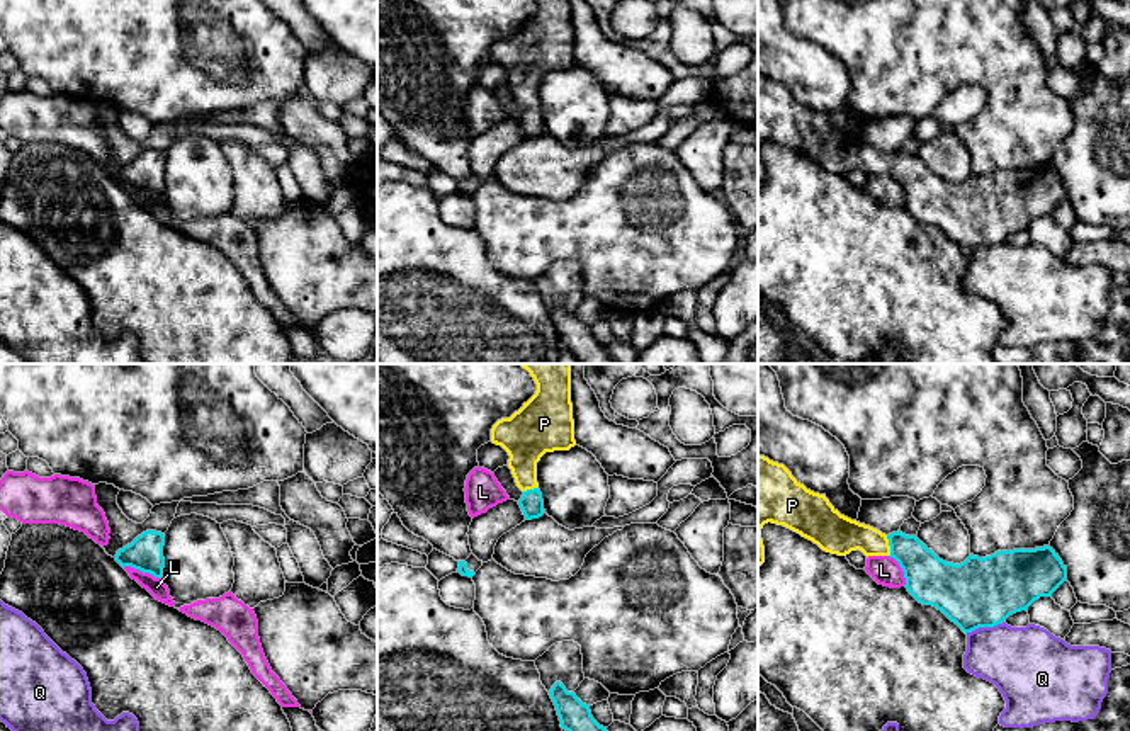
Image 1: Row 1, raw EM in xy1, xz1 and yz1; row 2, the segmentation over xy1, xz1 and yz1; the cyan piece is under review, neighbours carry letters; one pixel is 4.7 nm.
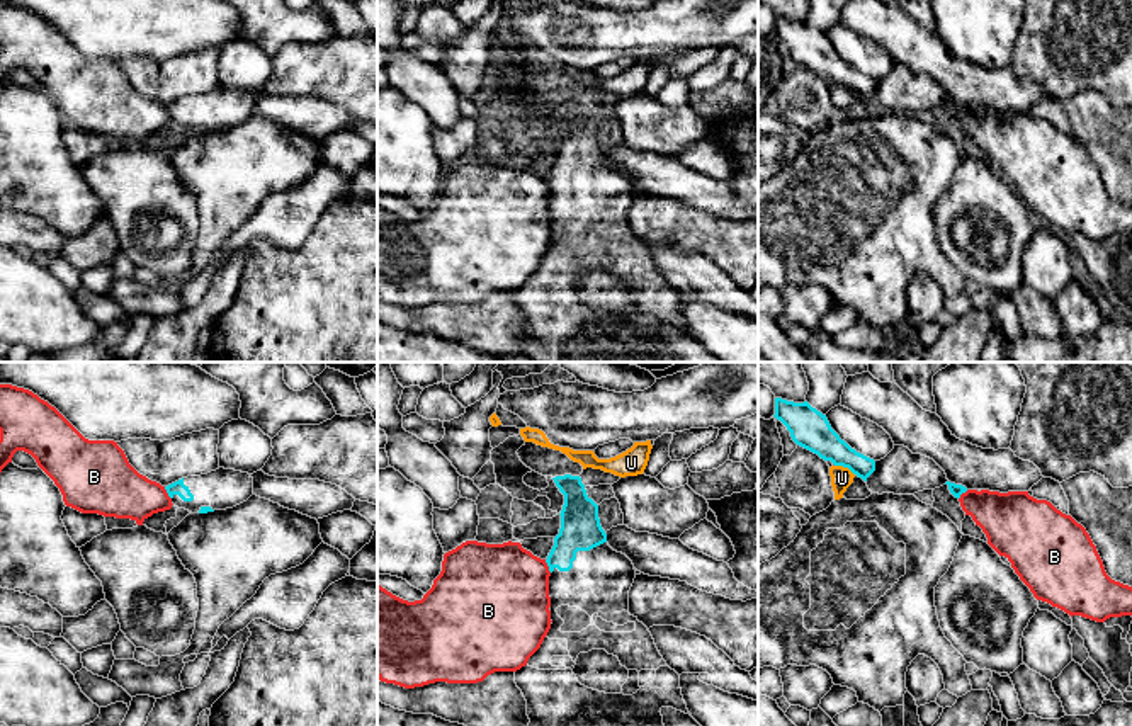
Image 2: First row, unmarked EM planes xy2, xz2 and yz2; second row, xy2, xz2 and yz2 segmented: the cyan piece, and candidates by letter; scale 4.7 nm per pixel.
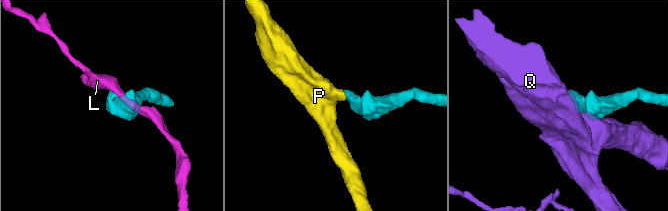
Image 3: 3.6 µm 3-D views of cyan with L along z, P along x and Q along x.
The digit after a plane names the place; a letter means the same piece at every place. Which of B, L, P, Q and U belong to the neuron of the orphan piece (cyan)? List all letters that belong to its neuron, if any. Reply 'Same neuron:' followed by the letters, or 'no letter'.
Same neuron: P

